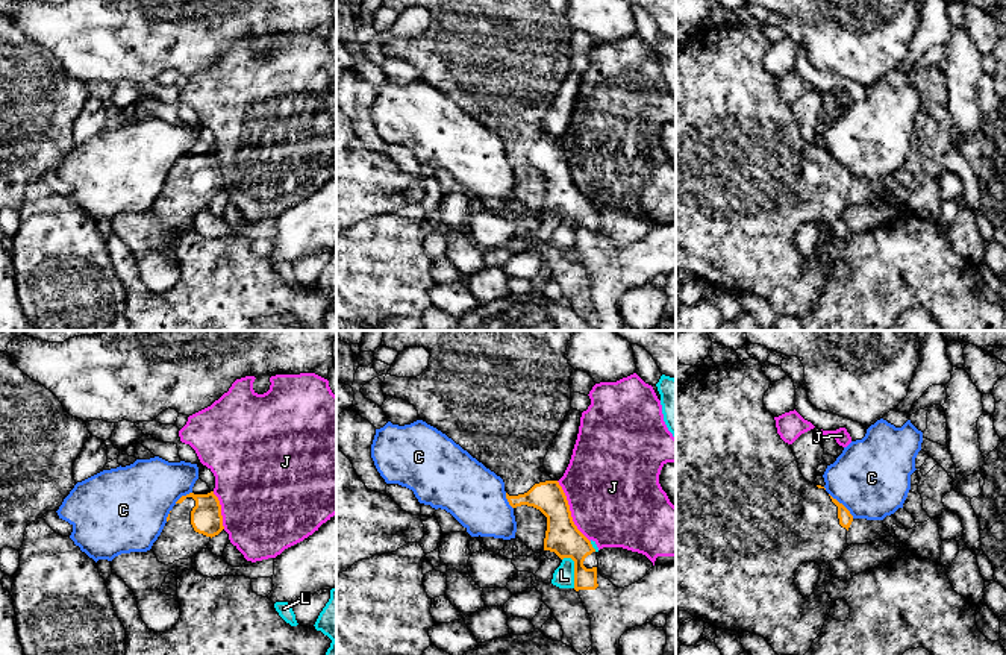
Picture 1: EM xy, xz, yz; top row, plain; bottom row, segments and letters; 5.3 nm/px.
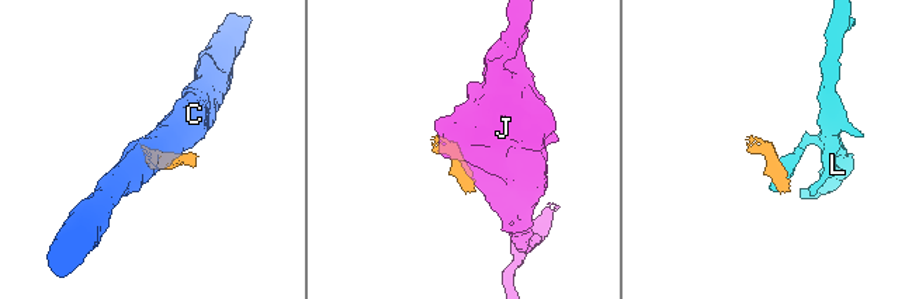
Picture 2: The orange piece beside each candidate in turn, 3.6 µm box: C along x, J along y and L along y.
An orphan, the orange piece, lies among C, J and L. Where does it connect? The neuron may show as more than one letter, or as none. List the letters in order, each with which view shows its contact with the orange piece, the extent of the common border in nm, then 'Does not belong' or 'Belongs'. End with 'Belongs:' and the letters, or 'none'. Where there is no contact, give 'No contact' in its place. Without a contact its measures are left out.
C: Touches orange in yz. Shared border 190 nm. Does not belong
J: Touches orange in xz. Shared border 380 nm. Does not belong
L: Touches orange in xz. Shared border 180 nm. Does not belong
Belongs: none

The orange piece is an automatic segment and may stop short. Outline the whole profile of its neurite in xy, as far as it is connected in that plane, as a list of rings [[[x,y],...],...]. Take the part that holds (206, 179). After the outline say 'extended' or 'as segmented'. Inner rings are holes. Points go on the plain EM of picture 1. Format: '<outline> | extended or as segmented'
[[[214,152],[182,156],[167,177],[167,183],[153,203],[159,223],[168,226],[192,218],[206,209],[211,199],[224,190],[221,165]]] | extended

